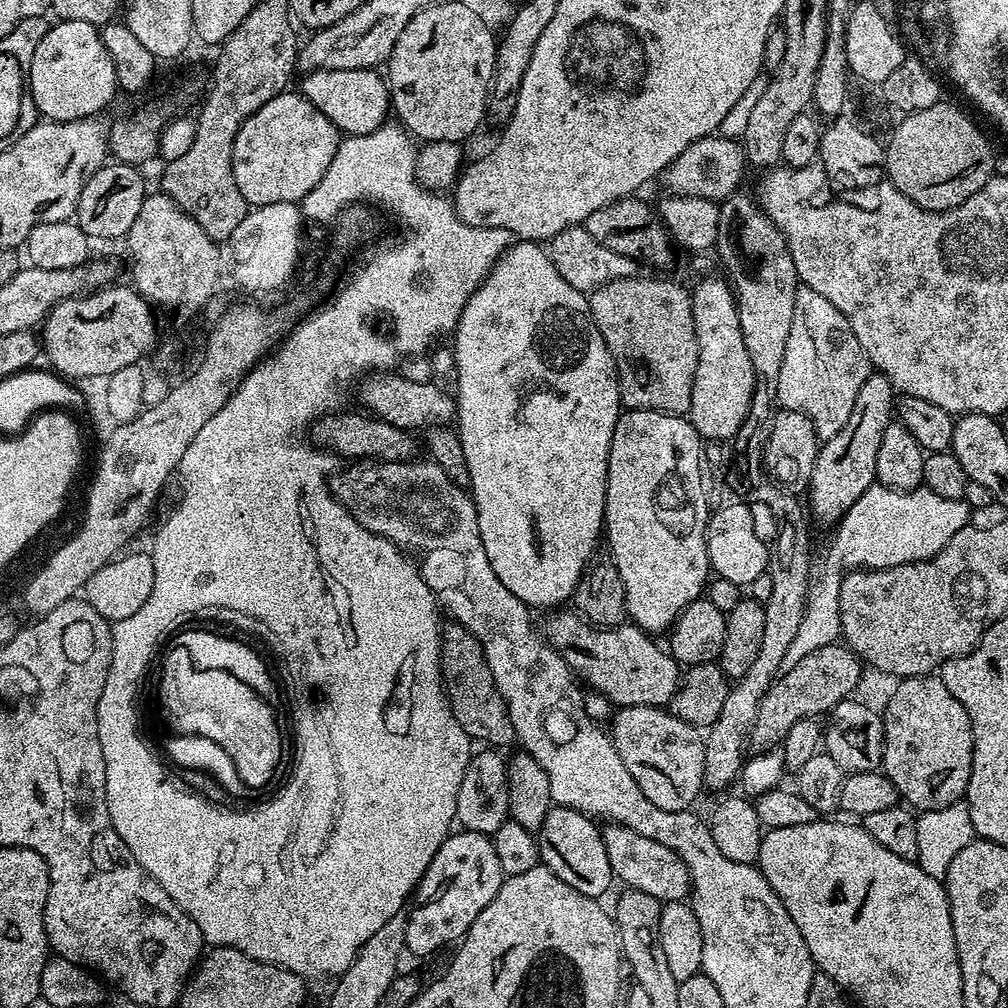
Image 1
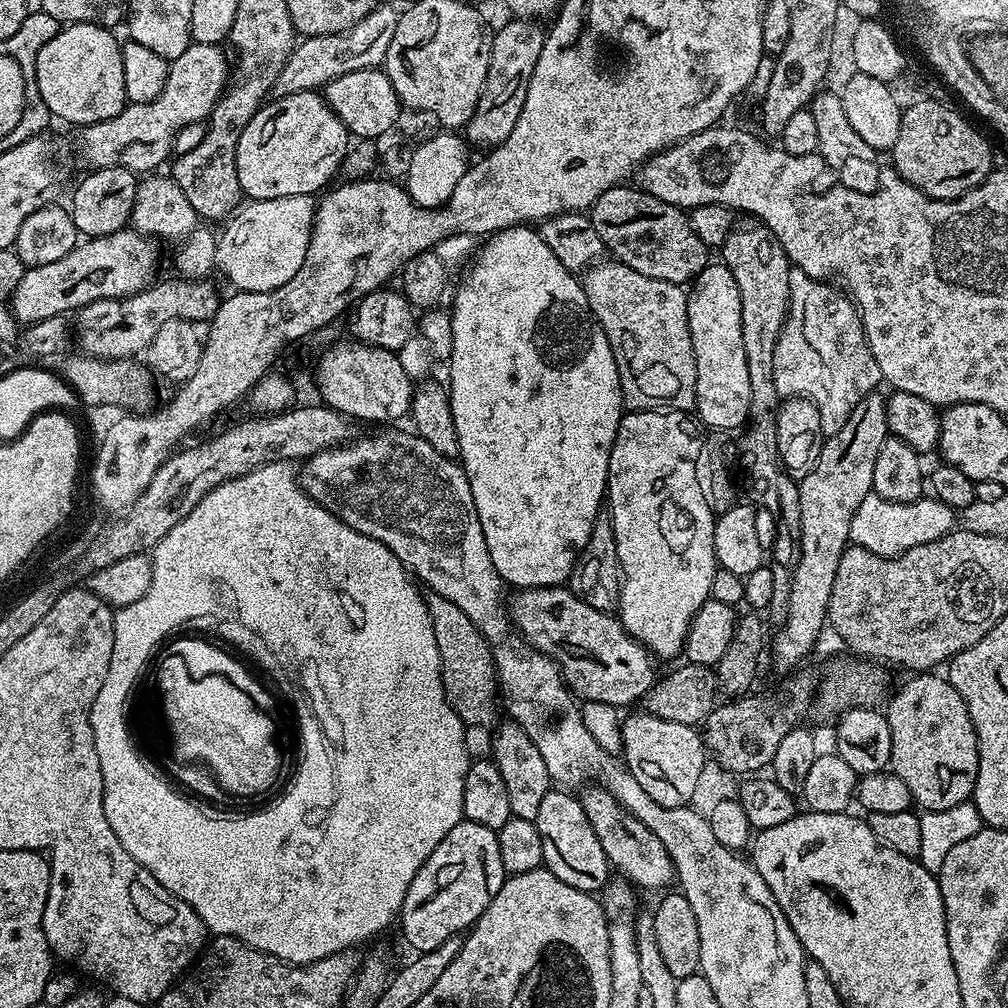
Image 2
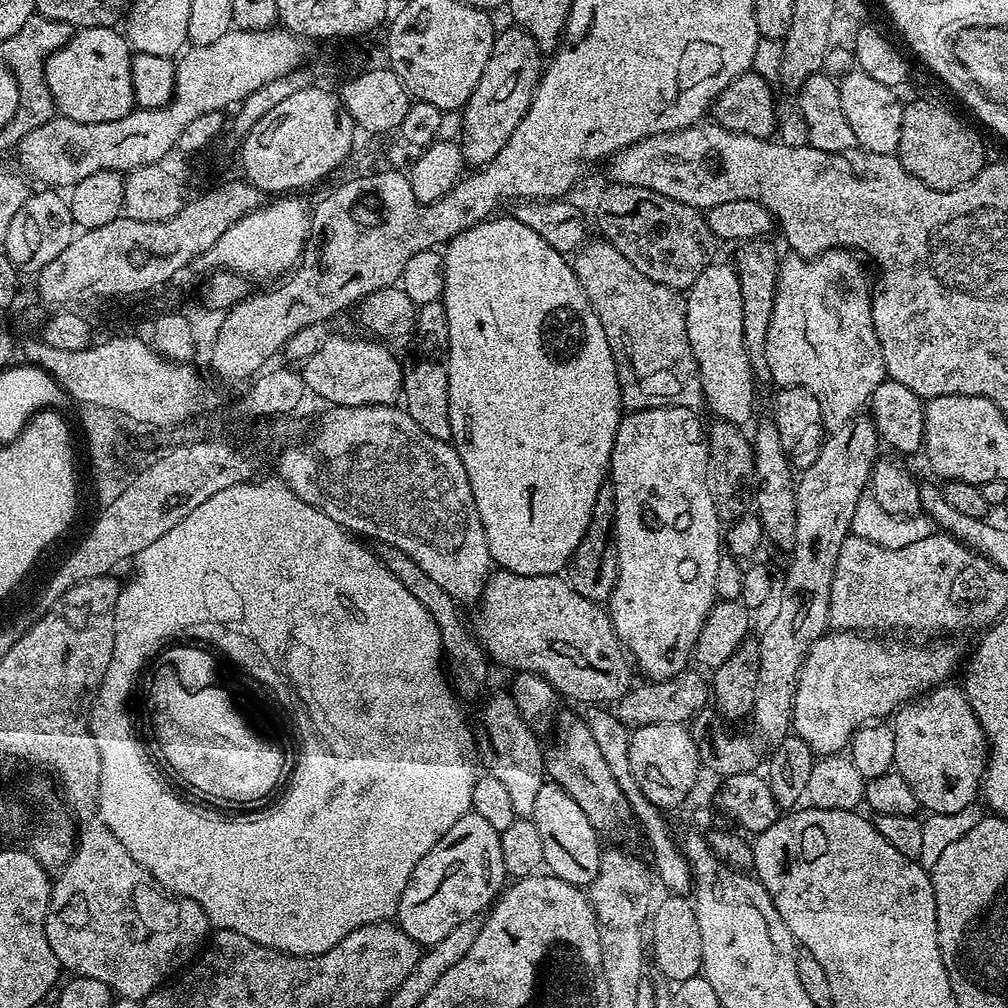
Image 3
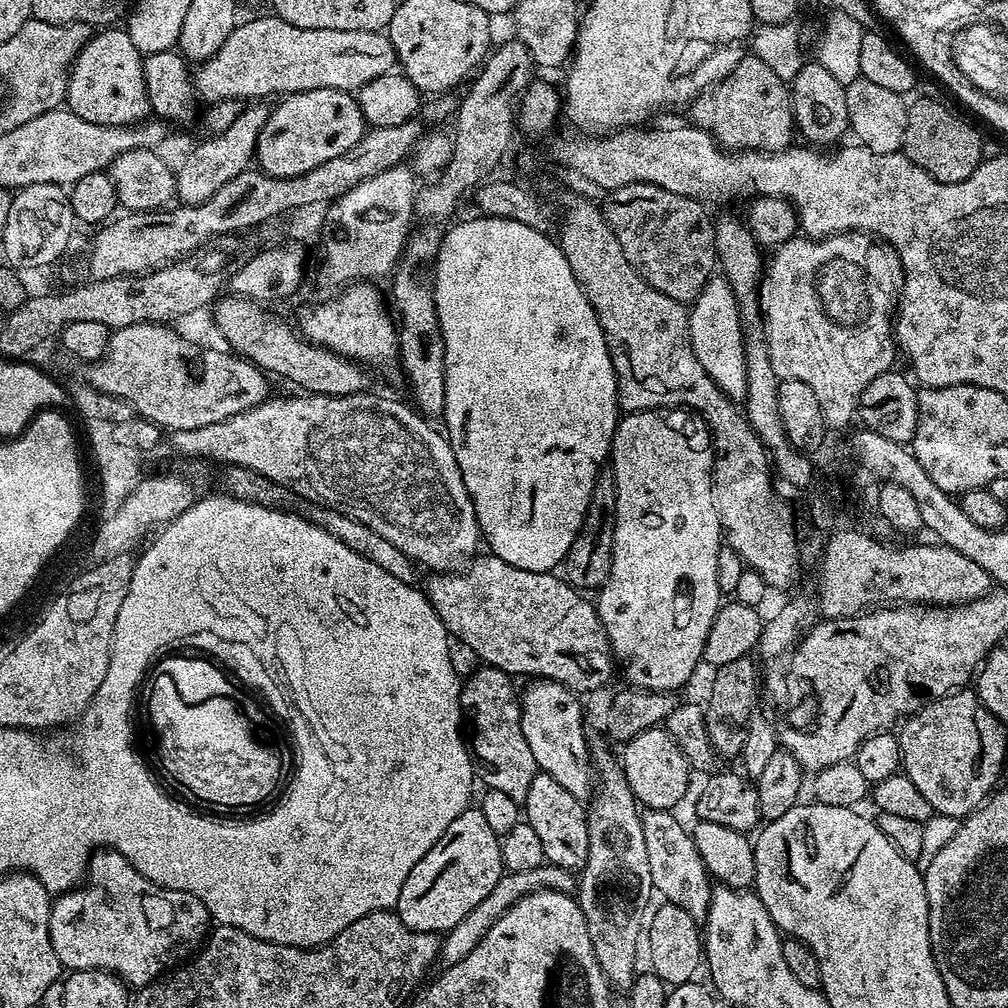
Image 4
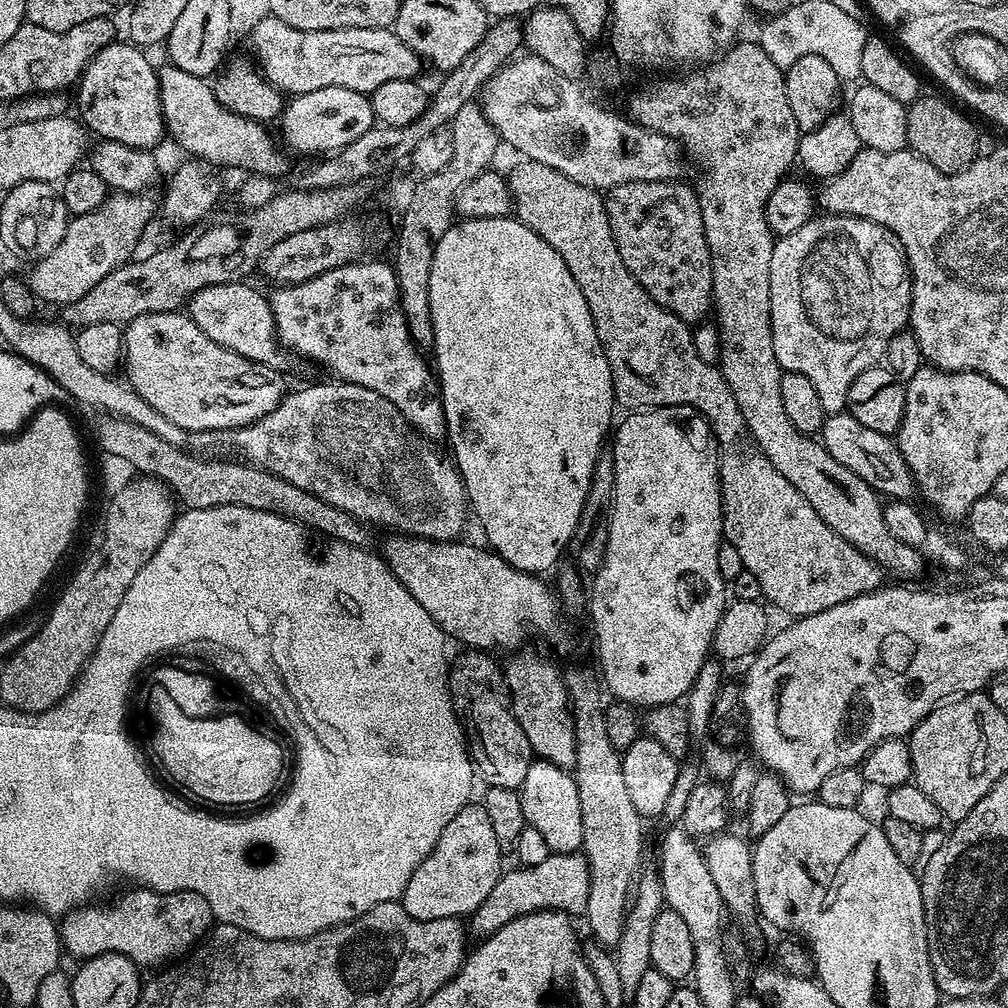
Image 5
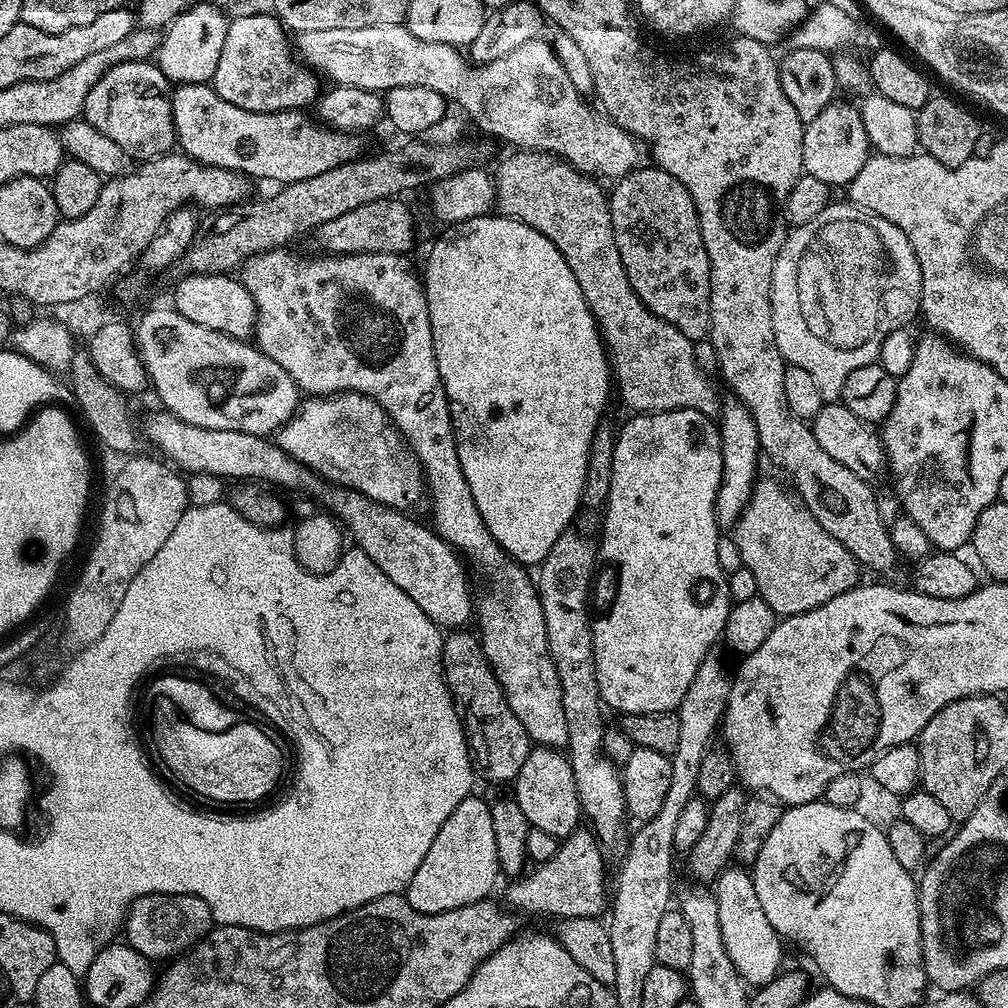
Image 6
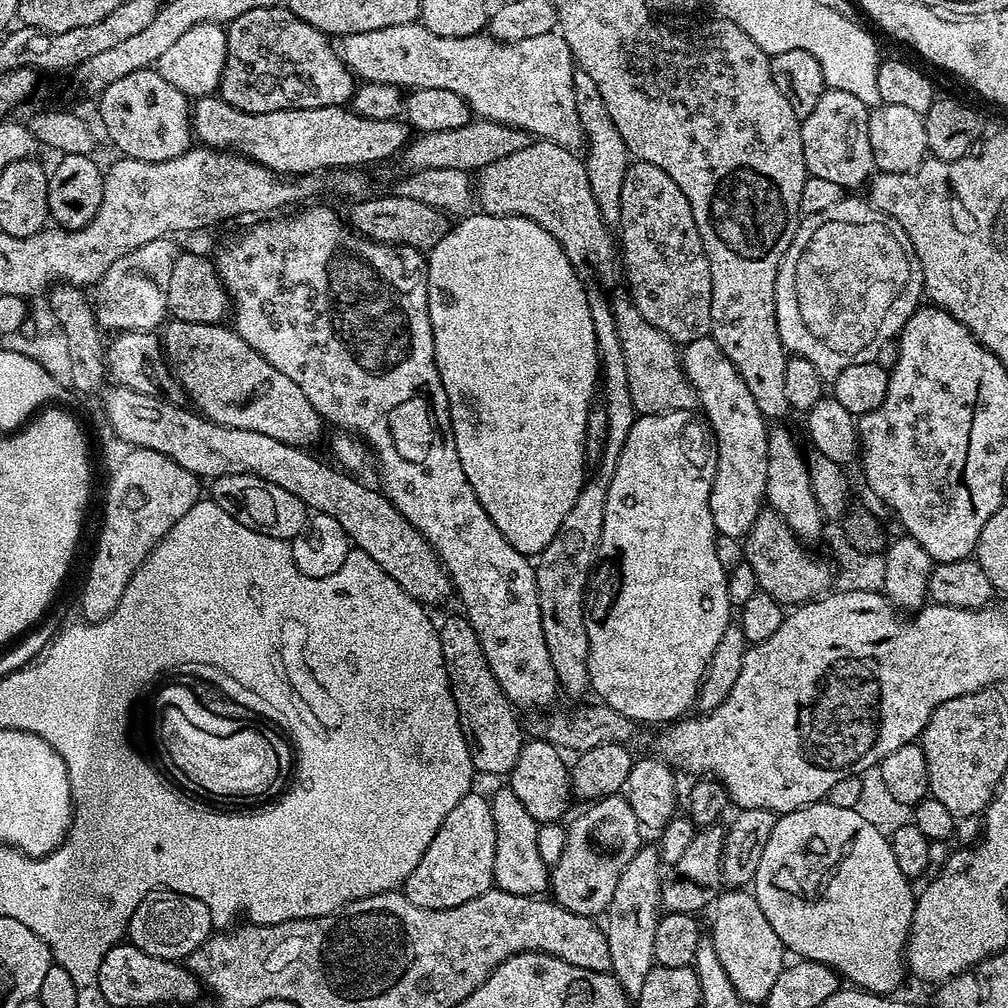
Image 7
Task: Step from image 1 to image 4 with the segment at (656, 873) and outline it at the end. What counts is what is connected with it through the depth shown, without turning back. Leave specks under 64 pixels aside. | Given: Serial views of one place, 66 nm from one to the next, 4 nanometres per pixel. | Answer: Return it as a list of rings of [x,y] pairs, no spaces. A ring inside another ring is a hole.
[[[533,679],[525,688],[522,688],[520,696],[520,721],[522,722],[522,734],[526,734],[526,743],[534,754],[534,762],[539,771],[550,774],[554,782],[560,783],[574,798],[581,802],[587,801],[594,791],[594,773],[592,770],[592,755],[588,752],[588,732],[584,728],[584,712],[580,709],[577,693],[570,691],[553,680]]]

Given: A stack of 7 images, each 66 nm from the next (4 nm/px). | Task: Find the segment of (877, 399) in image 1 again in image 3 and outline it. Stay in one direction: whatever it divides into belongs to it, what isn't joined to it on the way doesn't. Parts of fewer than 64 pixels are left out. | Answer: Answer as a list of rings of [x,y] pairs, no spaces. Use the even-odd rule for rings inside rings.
[[[861,414],[825,439],[818,458],[814,458],[814,466],[803,469],[795,481],[796,525],[794,542],[790,549],[792,561],[789,562],[788,573],[784,576],[784,593],[780,596],[780,609],[773,614],[772,621],[764,628],[764,633],[759,633],[758,636],[760,673],[750,723],[756,727],[755,739],[765,749],[778,747],[790,735],[792,709],[797,693],[796,679],[800,677],[800,667],[808,657],[810,646],[814,646],[814,642],[818,642],[818,638],[822,638],[829,631],[830,586],[834,582],[834,566],[838,566],[838,550],[842,550],[842,542],[846,542],[851,533],[854,510],[858,510],[858,502],[869,491],[872,467],[878,459],[876,447],[881,447],[881,444],[874,422],[867,415]]]

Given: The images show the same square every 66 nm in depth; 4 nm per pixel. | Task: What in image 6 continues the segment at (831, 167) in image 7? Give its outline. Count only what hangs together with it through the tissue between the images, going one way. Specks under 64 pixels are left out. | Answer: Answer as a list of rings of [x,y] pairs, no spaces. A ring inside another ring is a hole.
[[[833,102],[804,126],[802,138],[802,162],[807,175],[814,178],[822,178],[830,186],[847,186],[850,181],[866,166],[870,155],[870,145],[863,125],[862,114],[859,107],[854,103],[840,104]]]

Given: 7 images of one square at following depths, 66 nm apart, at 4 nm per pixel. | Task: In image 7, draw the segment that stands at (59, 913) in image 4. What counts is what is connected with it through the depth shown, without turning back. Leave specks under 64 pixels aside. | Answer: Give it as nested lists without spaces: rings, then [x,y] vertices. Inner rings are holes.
[[[157,890],[144,898],[128,923],[127,939],[138,950],[163,960],[183,961],[201,942],[213,935],[212,915],[206,902],[180,892]]]

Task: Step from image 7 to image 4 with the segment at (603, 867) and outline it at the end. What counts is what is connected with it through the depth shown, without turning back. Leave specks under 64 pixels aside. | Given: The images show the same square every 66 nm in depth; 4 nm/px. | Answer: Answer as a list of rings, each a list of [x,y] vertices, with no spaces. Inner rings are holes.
[[[545,863],[544,867],[538,870],[505,871],[500,881],[494,886],[494,890],[490,890],[490,894],[486,894],[486,898],[482,898],[482,902],[478,902],[478,906],[474,906],[474,910],[470,910],[470,914],[466,914],[466,918],[462,918],[462,922],[458,922],[458,926],[443,933],[438,957],[439,963],[447,966],[454,962],[462,962],[462,958],[466,958],[466,954],[470,954],[470,950],[474,950],[474,946],[478,946],[478,942],[482,942],[486,930],[490,930],[490,926],[494,926],[494,922],[498,922],[498,918],[507,908],[514,902],[518,902],[521,896],[538,892],[542,888],[572,894],[577,891],[578,884],[573,873],[565,872],[564,869],[556,868],[550,863]]]

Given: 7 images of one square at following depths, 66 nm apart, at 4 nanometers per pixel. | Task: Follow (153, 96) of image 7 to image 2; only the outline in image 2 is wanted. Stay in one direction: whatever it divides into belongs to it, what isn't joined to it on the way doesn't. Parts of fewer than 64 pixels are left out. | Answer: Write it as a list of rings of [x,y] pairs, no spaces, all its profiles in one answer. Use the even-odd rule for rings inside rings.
[[[70,24],[61,27],[60,32],[54,34],[54,38],[50,38],[50,42],[46,42],[46,46],[42,46],[42,50],[38,50],[38,58],[36,59],[38,94],[42,94],[42,102],[46,102],[46,106],[52,111],[52,115],[57,121],[65,120],[68,124],[76,124],[75,126],[87,126],[94,122],[106,122],[106,118],[114,118],[114,114],[118,114],[124,109],[125,104],[128,103],[126,98],[126,77],[122,75],[121,41],[116,40],[116,34],[113,29],[103,28],[97,24]]]

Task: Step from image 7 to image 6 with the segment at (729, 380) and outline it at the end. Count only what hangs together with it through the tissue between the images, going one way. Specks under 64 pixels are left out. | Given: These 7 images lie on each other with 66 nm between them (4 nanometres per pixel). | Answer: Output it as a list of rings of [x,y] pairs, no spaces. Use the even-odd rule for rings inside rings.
[[[732,398],[723,405],[722,415],[718,420],[720,443],[724,446],[724,477],[716,495],[716,522],[721,529],[728,530],[746,510],[752,497],[752,488],[758,479],[756,467],[762,461],[758,426],[754,426],[754,418],[746,405]]]

